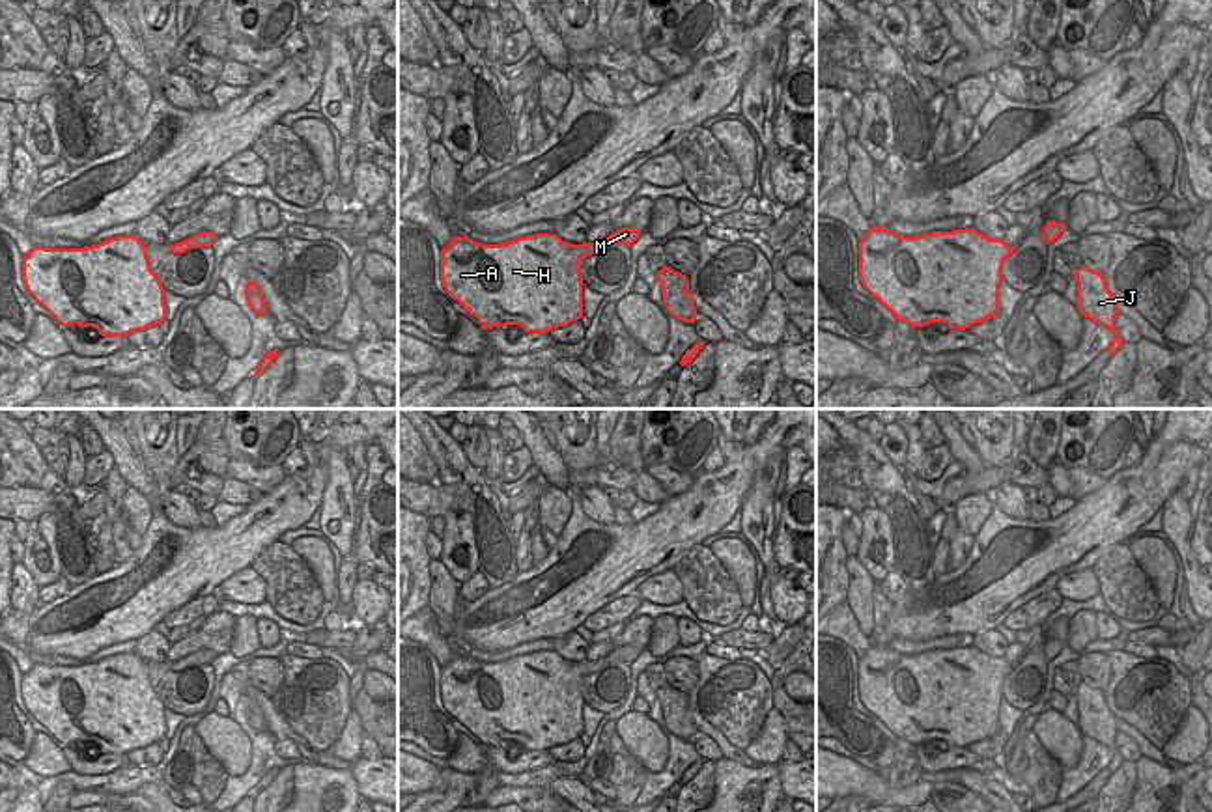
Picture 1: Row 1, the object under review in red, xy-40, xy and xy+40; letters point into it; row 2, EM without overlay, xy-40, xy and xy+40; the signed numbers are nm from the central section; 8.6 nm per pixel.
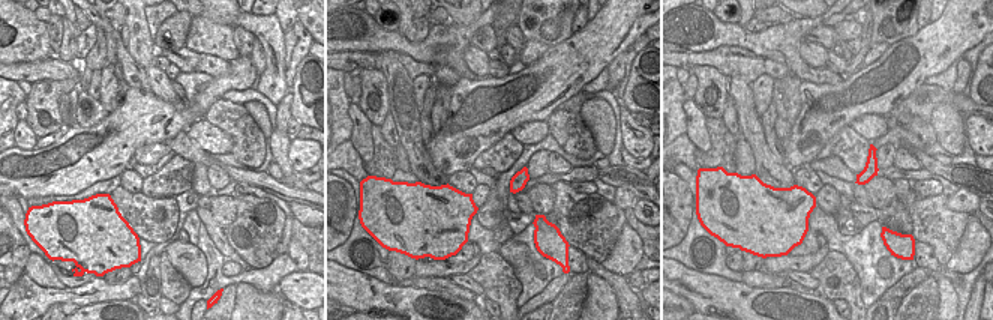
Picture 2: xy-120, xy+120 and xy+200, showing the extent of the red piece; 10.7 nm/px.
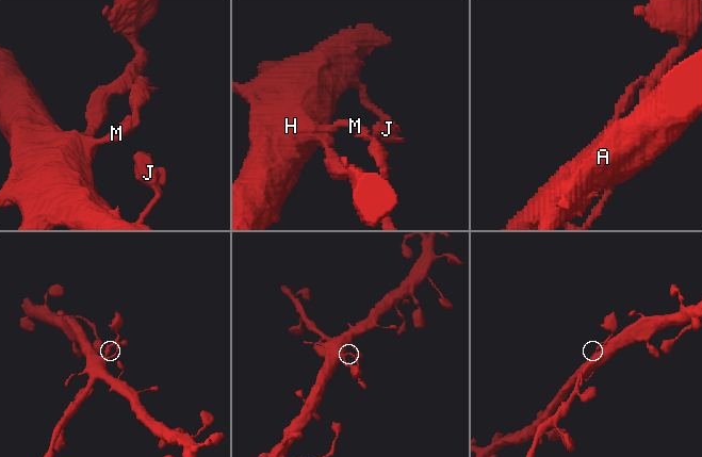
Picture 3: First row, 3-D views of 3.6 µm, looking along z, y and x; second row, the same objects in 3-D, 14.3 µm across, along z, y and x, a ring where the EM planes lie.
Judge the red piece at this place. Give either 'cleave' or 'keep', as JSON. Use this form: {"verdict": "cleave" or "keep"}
{"verdict": "cleave"}

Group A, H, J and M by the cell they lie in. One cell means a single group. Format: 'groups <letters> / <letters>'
groups A H J / M

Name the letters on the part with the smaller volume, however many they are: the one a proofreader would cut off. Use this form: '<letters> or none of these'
M

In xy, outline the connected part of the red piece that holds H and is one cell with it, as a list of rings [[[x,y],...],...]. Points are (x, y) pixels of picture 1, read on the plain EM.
[[[534,651],[500,663],[454,655],[441,668],[441,702],[482,747],[519,743],[525,750],[549,750],[583,735],[583,694],[577,666],[555,651]]]

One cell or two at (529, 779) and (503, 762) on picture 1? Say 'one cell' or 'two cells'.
two cells

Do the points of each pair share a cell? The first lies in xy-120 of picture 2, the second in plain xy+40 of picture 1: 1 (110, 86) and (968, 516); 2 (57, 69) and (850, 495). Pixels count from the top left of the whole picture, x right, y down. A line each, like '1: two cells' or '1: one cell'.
1: two cells
2: one cell

